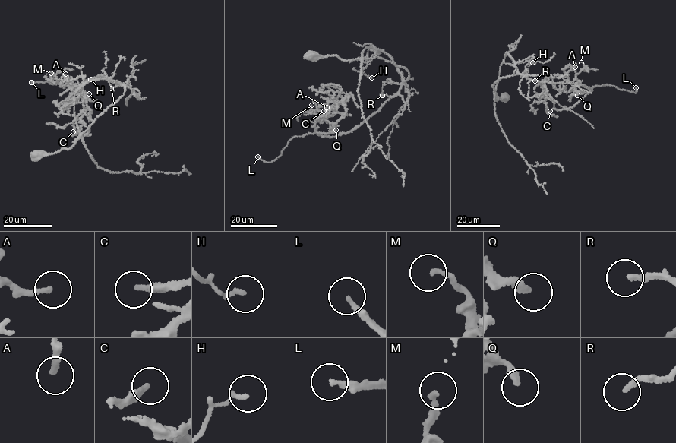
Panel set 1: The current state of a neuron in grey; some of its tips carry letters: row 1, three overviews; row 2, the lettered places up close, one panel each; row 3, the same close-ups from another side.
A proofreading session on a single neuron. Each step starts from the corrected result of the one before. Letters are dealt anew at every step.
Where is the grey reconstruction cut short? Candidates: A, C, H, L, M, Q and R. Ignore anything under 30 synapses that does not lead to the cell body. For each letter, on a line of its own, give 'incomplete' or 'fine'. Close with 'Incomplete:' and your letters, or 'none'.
A: fine
C: fine
H: fine
L: incomplete
M: fine
Q: fine
R: incomplete
Incomplete: L, R

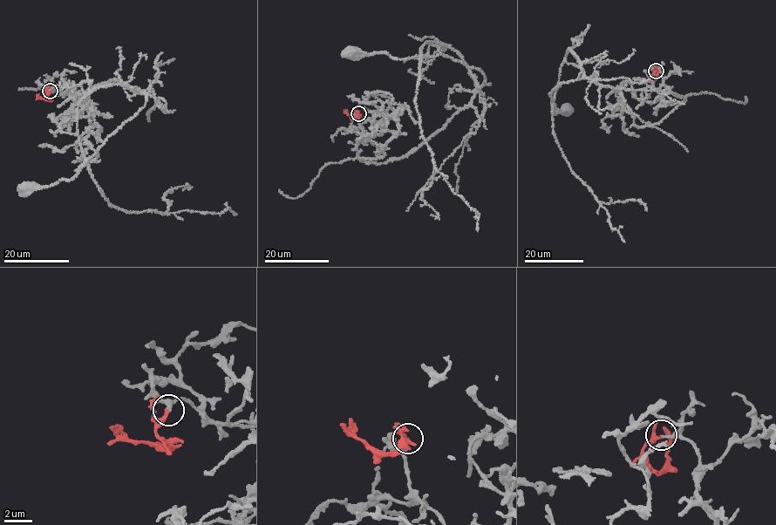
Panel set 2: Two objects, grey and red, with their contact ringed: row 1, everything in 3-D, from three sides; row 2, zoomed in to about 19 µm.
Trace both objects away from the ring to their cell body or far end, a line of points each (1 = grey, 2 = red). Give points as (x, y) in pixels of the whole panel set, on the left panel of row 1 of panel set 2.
1: (50, 91), (73, 96), (68, 112), (103, 82), (146, 95), (71, 180), (27, 189)
2: (50, 91), (50, 99), (36, 95)

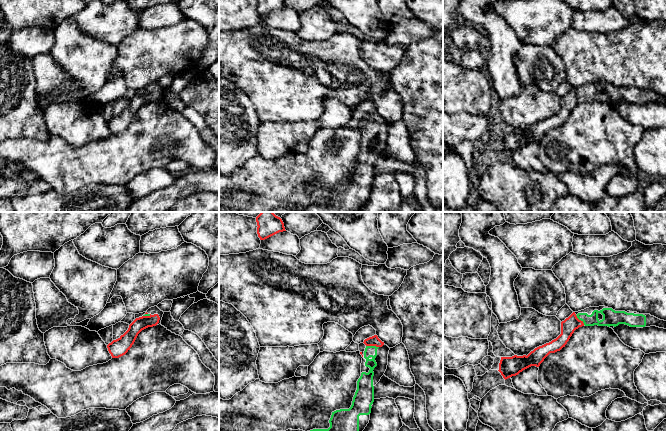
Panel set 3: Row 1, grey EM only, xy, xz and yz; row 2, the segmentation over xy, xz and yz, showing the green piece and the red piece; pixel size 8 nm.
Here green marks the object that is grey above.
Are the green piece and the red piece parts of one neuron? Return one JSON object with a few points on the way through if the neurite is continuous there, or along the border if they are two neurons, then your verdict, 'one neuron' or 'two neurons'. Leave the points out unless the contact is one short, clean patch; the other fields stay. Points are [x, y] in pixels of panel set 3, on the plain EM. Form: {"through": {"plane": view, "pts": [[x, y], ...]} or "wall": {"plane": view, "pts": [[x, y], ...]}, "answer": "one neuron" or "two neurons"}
{"answer": "one neuron"}

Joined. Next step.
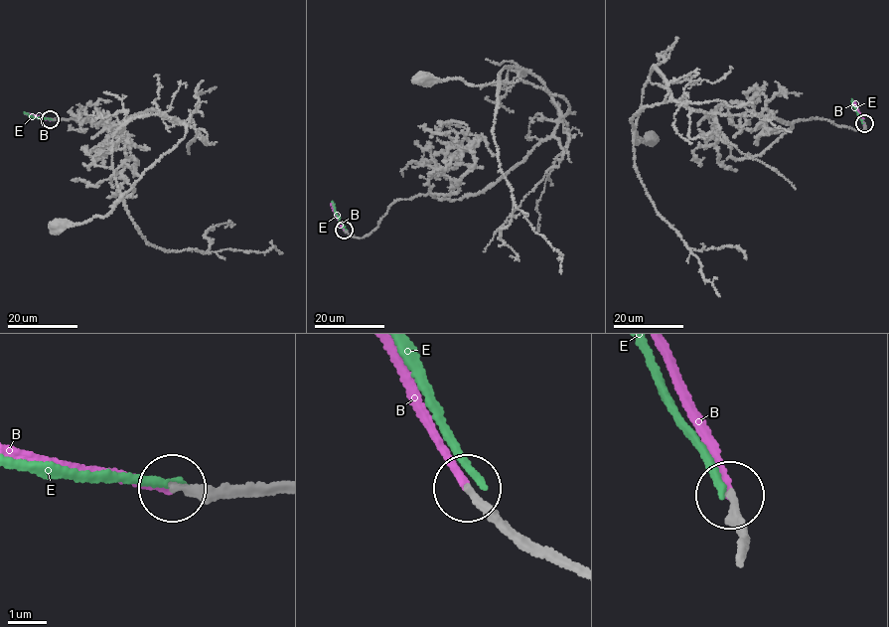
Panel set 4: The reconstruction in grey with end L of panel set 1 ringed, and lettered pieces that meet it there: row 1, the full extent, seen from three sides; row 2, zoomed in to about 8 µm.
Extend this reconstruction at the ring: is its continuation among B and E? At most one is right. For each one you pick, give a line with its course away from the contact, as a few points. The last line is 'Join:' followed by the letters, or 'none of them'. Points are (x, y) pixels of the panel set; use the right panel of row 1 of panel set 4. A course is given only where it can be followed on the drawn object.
B: it runs (863, 123), (853, 100)
Join: B

